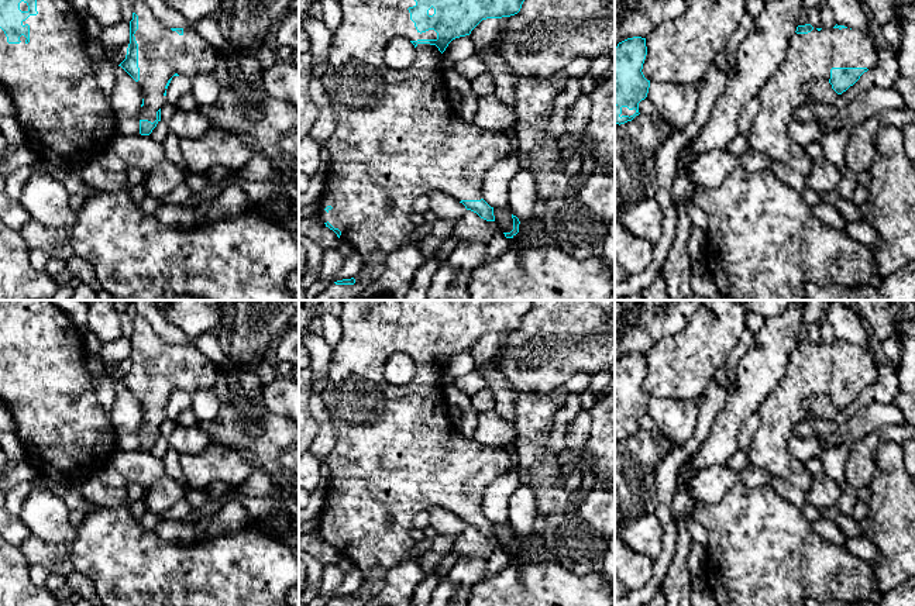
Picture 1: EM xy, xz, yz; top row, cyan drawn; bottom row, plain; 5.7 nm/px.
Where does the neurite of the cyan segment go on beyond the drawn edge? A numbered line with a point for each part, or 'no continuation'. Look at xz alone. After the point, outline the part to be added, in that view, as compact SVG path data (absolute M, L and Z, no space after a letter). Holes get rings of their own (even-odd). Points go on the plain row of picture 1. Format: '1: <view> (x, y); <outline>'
1: xz (395, 453); M407 300L343 302L340 316L343 335L333 348L326 388L320 393L336 430L336 441L324 459L330 469L326 502L310 533L321 538L328 537L338 544L340 557L361 565L364 582L354 593L354 600L331 599L326 606L365 606L382 590L391 568L410 558L417 559L417 555L412 554L414 541L410 537L417 512L444 507L458 517L481 516L485 490L510 466L510 458L503 448L482 447L475 440L462 437L450 423L448 404L443 393L446 378L436 361L417 359L416 376L410 383L393 385L386 379L383 368L393 354L437 355L434 345L422 350L416 345L407 326L413 321L416 317L407 310Z

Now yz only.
1: yz (809, 372); M822 342L808 350L795 348L782 381L757 409L760 427L747 448L749 465L808 492L813 475L788 450L794 428L816 419L805 400L829 396L832 383L871 385L877 376L874 355L856 345Z

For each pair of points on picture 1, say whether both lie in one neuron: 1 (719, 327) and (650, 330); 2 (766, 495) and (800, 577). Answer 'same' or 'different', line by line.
1: different
2: same

